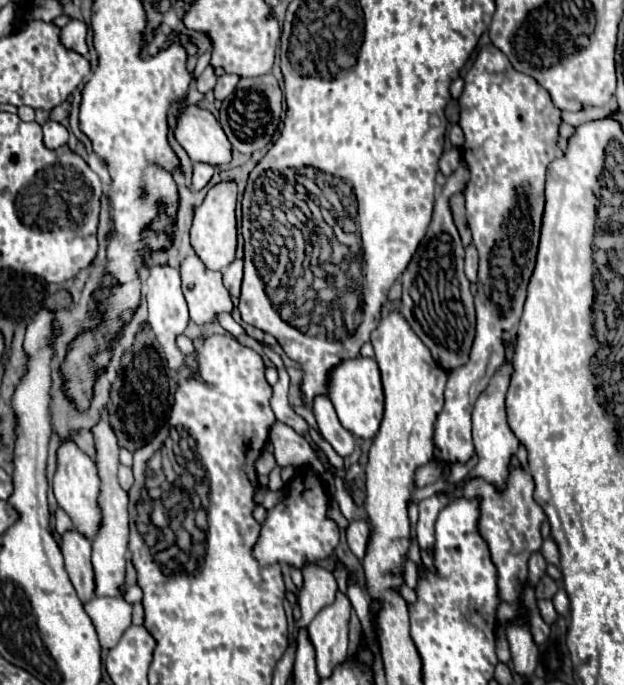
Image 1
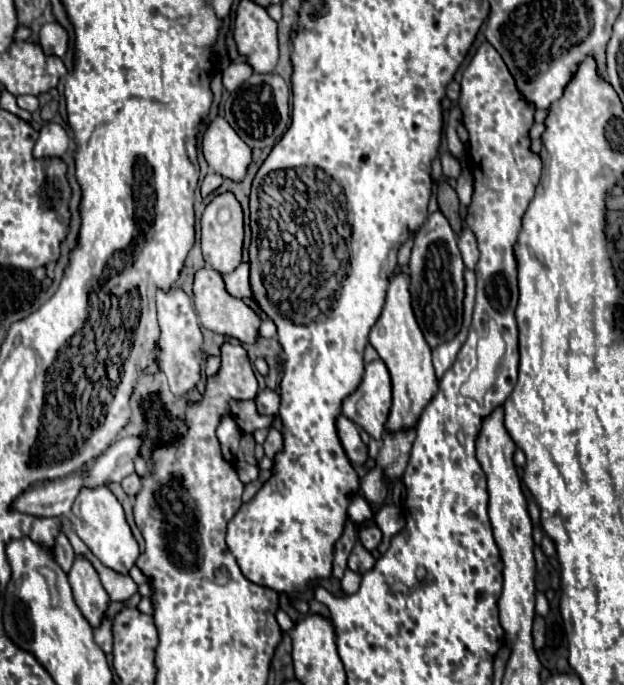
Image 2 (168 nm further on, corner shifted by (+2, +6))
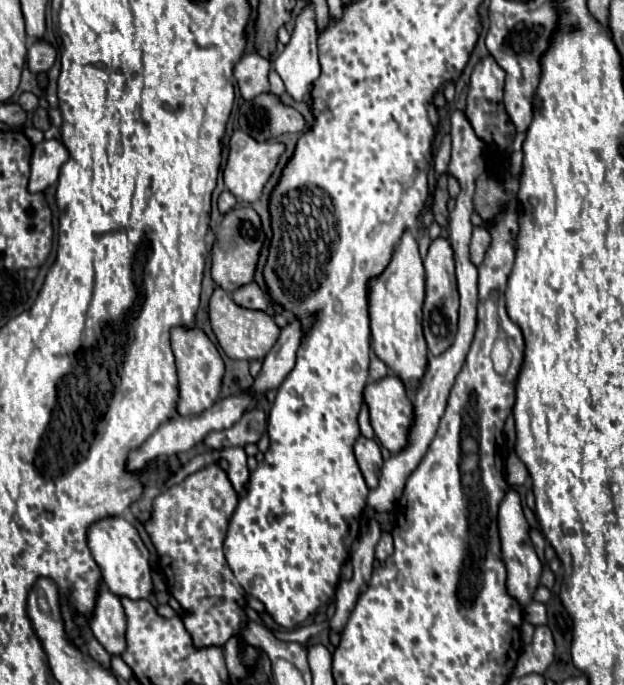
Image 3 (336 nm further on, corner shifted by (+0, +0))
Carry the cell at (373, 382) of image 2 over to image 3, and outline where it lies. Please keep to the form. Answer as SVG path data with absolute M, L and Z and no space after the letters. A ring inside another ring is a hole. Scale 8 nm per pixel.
M385 377L377 383L371 383L365 387L365 401L369 405L371 411L371 425L375 429L377 439L381 441L381 445L385 449L389 449L391 453L399 453L407 447L409 443L409 431L413 427L413 401L409 399L407 387L399 377Z

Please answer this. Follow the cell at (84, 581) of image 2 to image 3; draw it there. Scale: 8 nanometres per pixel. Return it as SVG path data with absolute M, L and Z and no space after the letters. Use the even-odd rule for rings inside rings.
M107 589L99 591L97 607L89 619L89 627L95 635L95 639L105 647L105 651L109 655L119 657L125 651L127 617L125 617L121 599L117 595L111 595L111 591L107 591Z

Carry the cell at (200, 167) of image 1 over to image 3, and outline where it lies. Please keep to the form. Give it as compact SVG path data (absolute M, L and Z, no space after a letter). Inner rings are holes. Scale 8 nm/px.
M223 191L217 203L219 203L219 211L221 211L221 215L225 215L227 211L231 211L231 209L237 205L237 199L235 199L235 195L233 195L233 193Z

